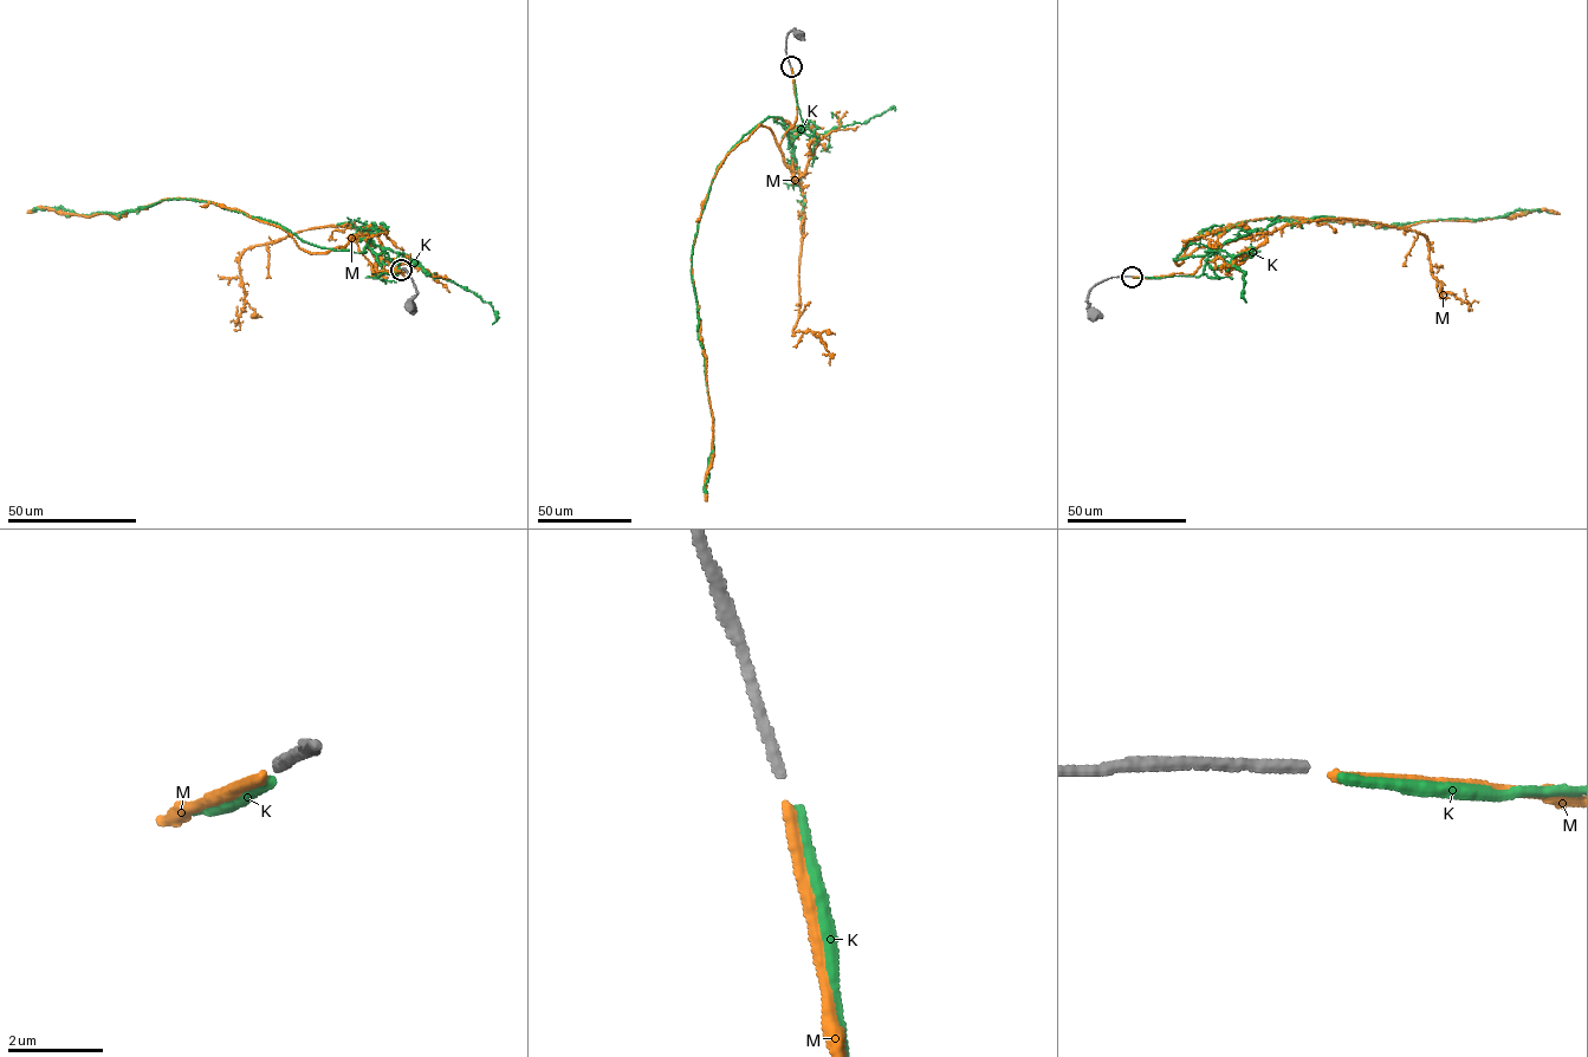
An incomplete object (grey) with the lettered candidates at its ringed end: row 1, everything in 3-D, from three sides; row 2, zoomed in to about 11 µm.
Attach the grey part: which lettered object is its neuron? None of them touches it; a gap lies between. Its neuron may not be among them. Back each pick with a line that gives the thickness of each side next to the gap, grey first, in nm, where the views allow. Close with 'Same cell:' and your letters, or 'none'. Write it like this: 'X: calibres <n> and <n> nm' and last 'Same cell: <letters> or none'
Same cell: none

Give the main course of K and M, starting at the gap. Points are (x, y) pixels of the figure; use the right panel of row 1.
K: (1133, 277), (1198, 277), (1219, 248), (1174, 260), (1186, 244), (1246, 221), (1388, 226), (1553, 213)
M: (1133, 277), (1192, 274), (1217, 244), (1179, 265), (1188, 245), (1249, 220), (1400, 227), (1536, 209), (1559, 214)

